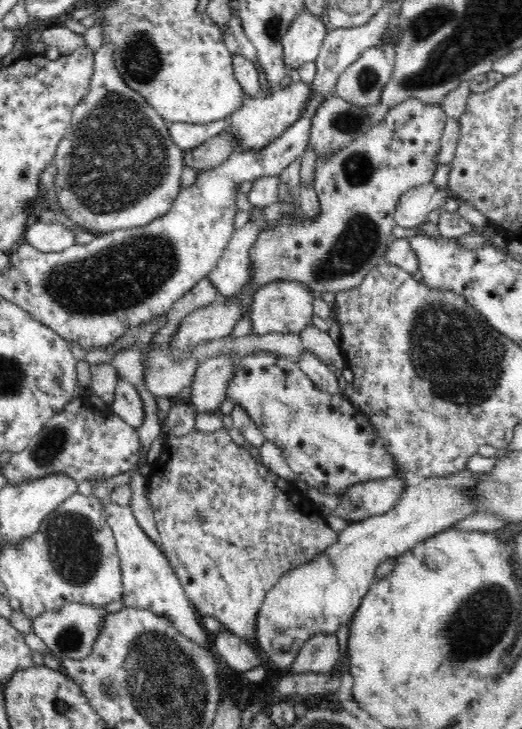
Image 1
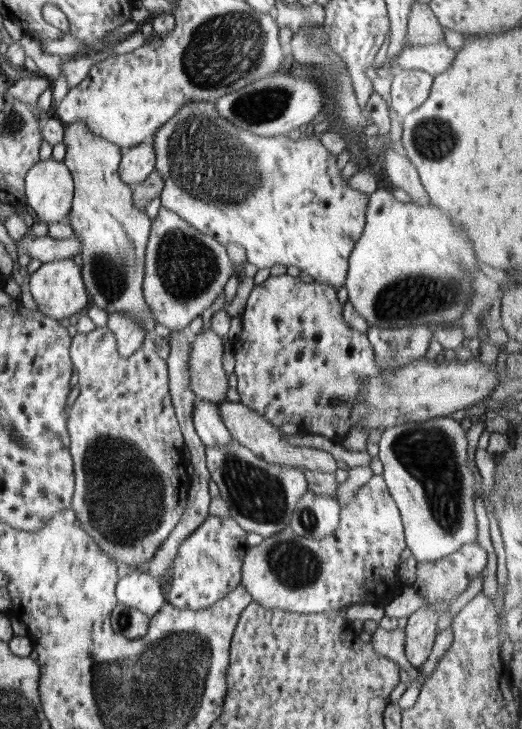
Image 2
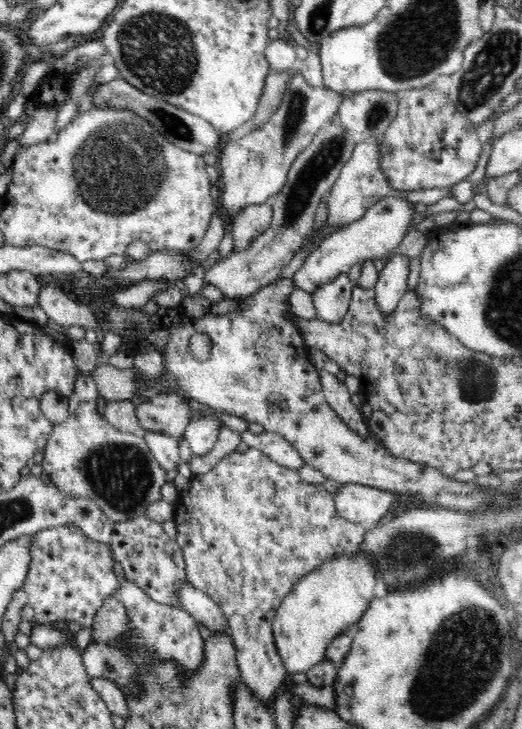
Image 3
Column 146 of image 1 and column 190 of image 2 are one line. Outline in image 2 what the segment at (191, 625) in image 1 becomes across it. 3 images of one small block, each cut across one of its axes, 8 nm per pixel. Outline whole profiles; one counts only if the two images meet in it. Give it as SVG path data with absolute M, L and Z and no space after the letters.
M210 515L191 535L184 540L174 559L174 575L166 586L169 599L166 601L180 610L202 610L210 608L217 600L222 600L241 584L242 566L248 546L247 532L232 517Z

